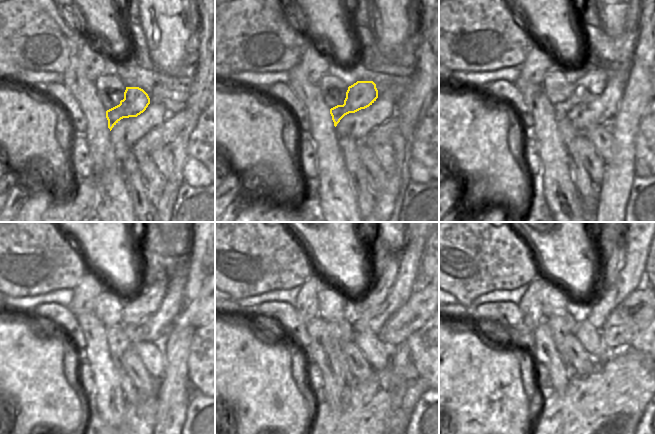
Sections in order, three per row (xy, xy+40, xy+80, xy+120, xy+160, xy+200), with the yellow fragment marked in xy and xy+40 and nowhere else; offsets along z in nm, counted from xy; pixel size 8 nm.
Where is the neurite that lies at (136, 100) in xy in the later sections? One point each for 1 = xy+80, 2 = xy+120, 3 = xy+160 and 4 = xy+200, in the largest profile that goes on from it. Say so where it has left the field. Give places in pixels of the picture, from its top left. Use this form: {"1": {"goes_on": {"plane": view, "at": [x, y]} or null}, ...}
{"1": {"goes_on": {"plane": "xy+80", "at": [592, 83]}}, "2": {"goes_on": {"plane": "xy+120", "at": [146, 303]}}, "3": {"goes_on": {"plane": "xy+160", "at": [386, 267]}}, "4": {"goes_on": {"plane": "xy+200", "at": [613, 264]}}}

